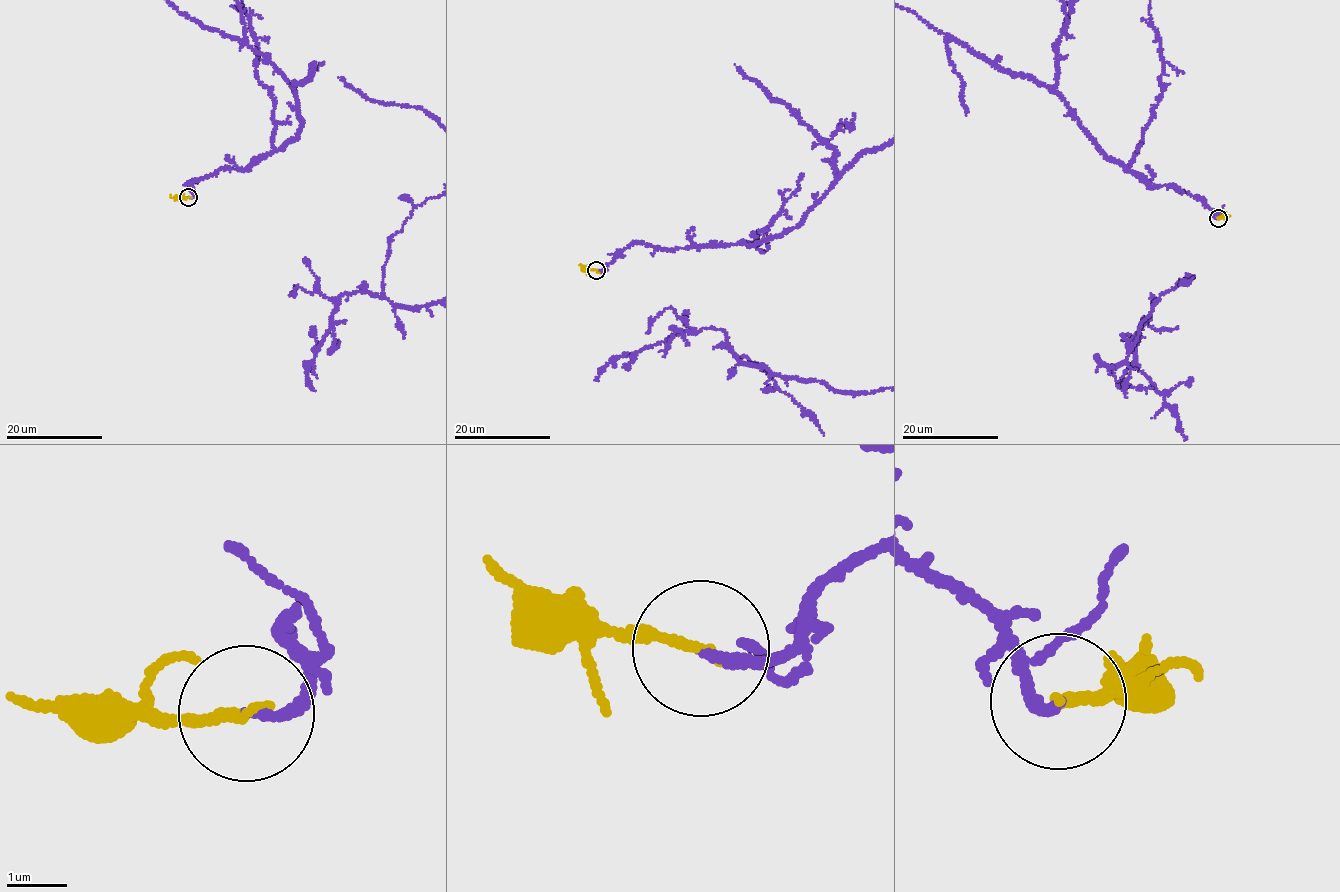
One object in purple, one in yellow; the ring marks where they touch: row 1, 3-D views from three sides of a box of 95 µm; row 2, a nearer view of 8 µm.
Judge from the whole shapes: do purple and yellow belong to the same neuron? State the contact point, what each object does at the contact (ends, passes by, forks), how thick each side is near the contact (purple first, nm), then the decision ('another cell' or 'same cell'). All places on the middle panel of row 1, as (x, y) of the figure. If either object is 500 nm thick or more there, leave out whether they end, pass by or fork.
at (596, 270); purple ends there; yellow ends there; 160 nm thick on the purple side, 160 nm on the other; same cell

